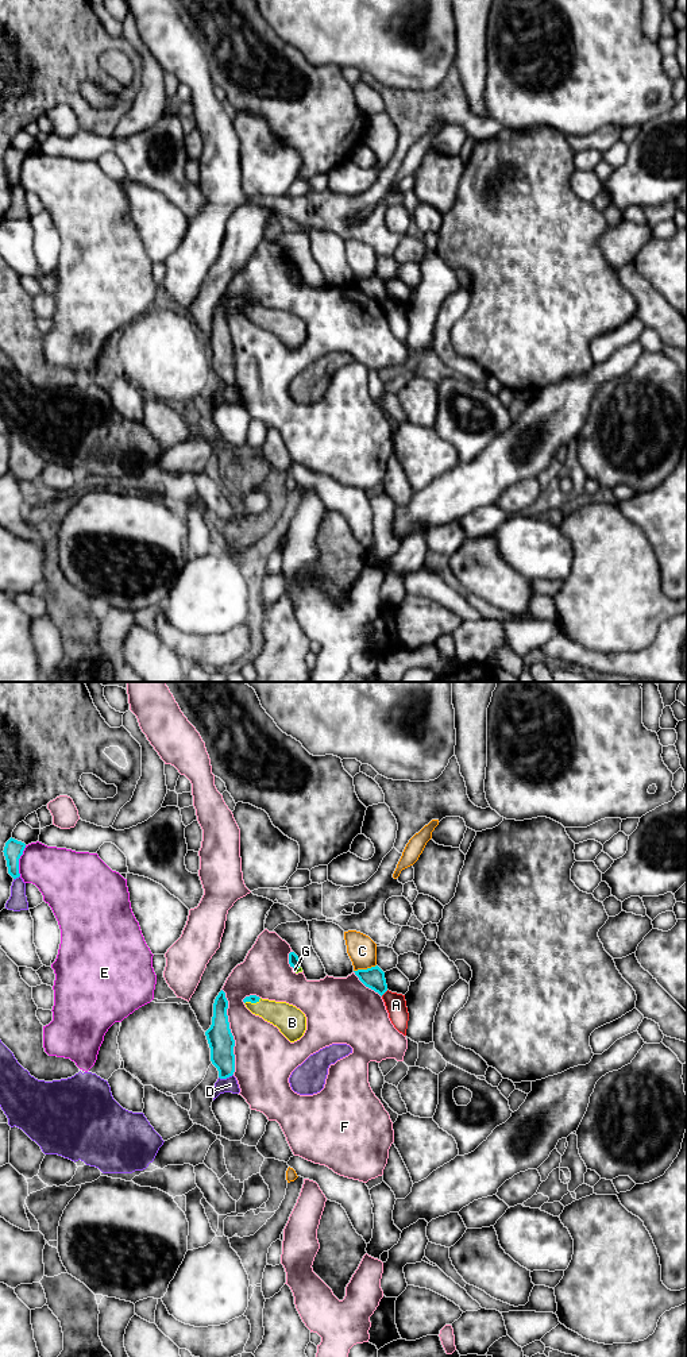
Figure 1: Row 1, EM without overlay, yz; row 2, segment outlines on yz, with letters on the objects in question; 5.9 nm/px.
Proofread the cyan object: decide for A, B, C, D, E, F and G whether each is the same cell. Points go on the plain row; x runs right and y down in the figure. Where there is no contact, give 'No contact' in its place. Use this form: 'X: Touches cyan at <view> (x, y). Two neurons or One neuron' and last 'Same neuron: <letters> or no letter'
A: Touches cyan at yz (383, 301). Two neurons
B: Touches cyan at yz (253, 311). One neuron
C: Touches cyan at yz (365, 278). Two neurons
D: Touches cyan at yz (226, 386). Two neurons
E: Touches cyan at yz (18, 169). Two neurons
F: Touches cyan at yz (230, 340). Two neurons
G: Touches cyan at yz (296, 276). One neuron
Same neuron: B, G

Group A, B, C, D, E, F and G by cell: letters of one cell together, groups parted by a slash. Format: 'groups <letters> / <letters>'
groups A / B G / C / D / E / F

